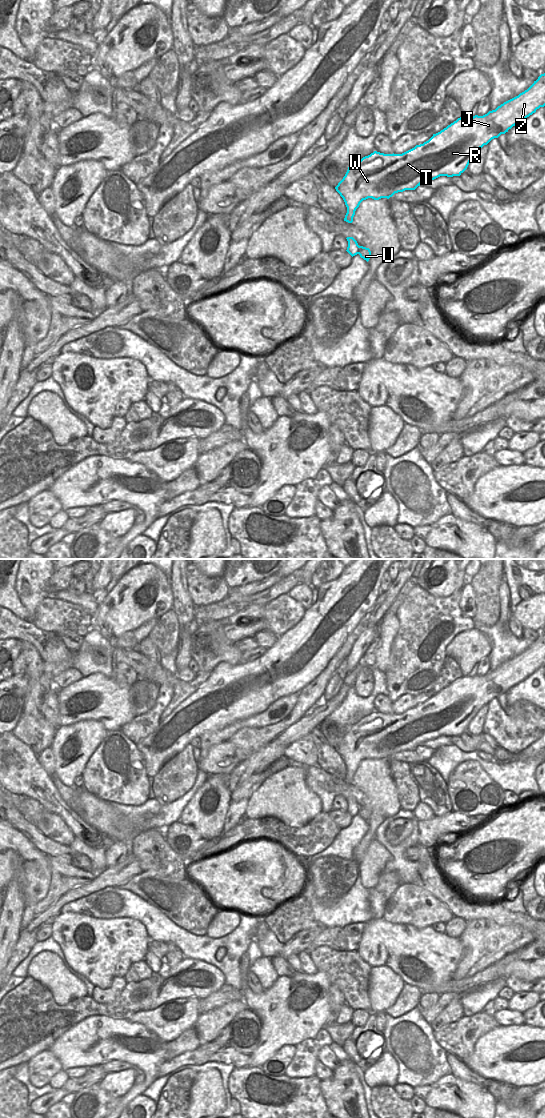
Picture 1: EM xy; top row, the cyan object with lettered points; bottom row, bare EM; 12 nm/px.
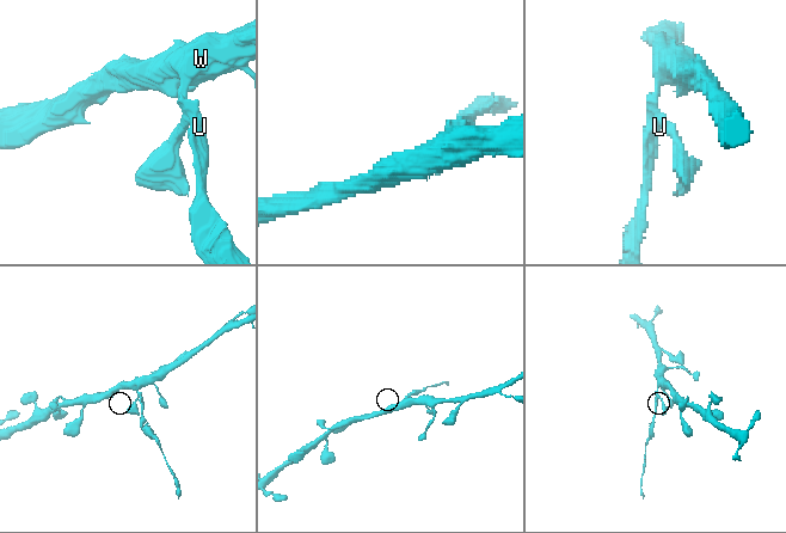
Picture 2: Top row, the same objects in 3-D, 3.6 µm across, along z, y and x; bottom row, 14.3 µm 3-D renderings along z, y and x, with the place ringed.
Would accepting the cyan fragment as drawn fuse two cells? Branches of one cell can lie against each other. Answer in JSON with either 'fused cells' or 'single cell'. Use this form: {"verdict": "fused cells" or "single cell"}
{"verdict": "fused cells"}

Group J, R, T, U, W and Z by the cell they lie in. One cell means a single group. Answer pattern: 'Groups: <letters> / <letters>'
Groups: J R T W Z / U

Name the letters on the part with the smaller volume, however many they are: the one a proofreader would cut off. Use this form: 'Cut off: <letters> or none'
Cut off: U

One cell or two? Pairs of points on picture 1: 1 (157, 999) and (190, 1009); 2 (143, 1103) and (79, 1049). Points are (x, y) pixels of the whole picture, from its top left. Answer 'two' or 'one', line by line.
1: two
2: two

